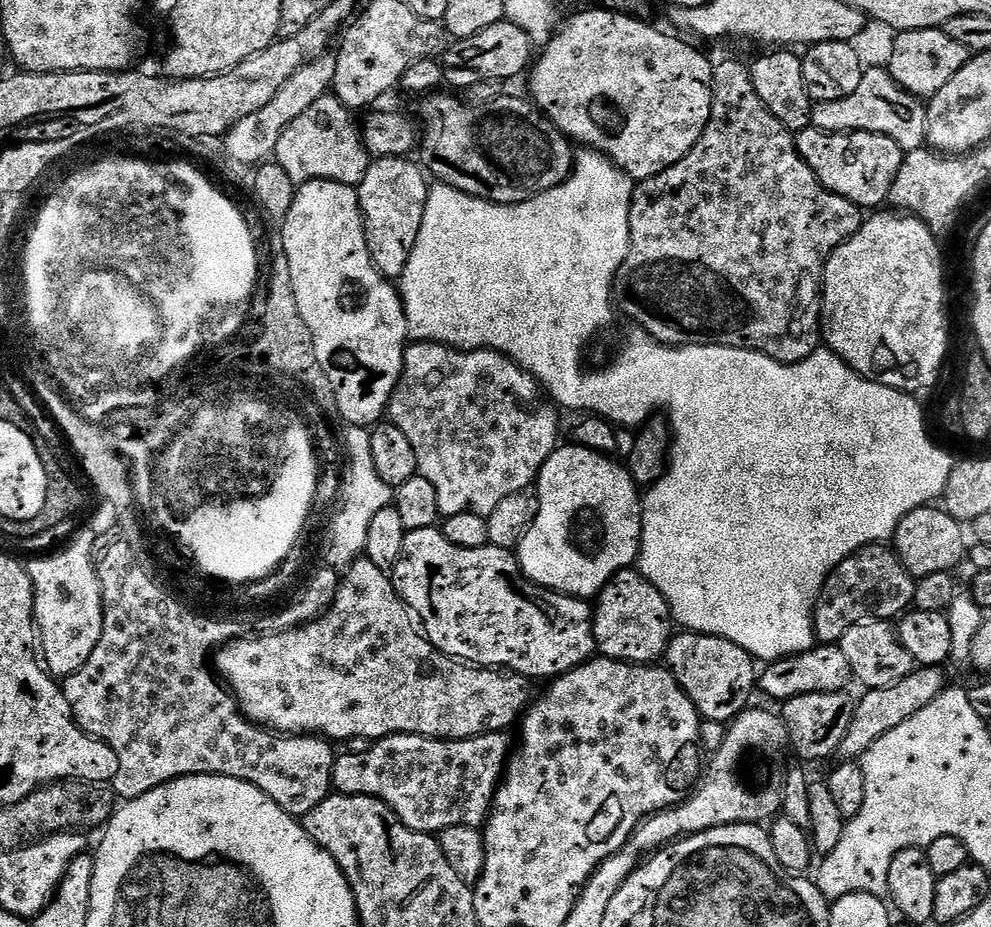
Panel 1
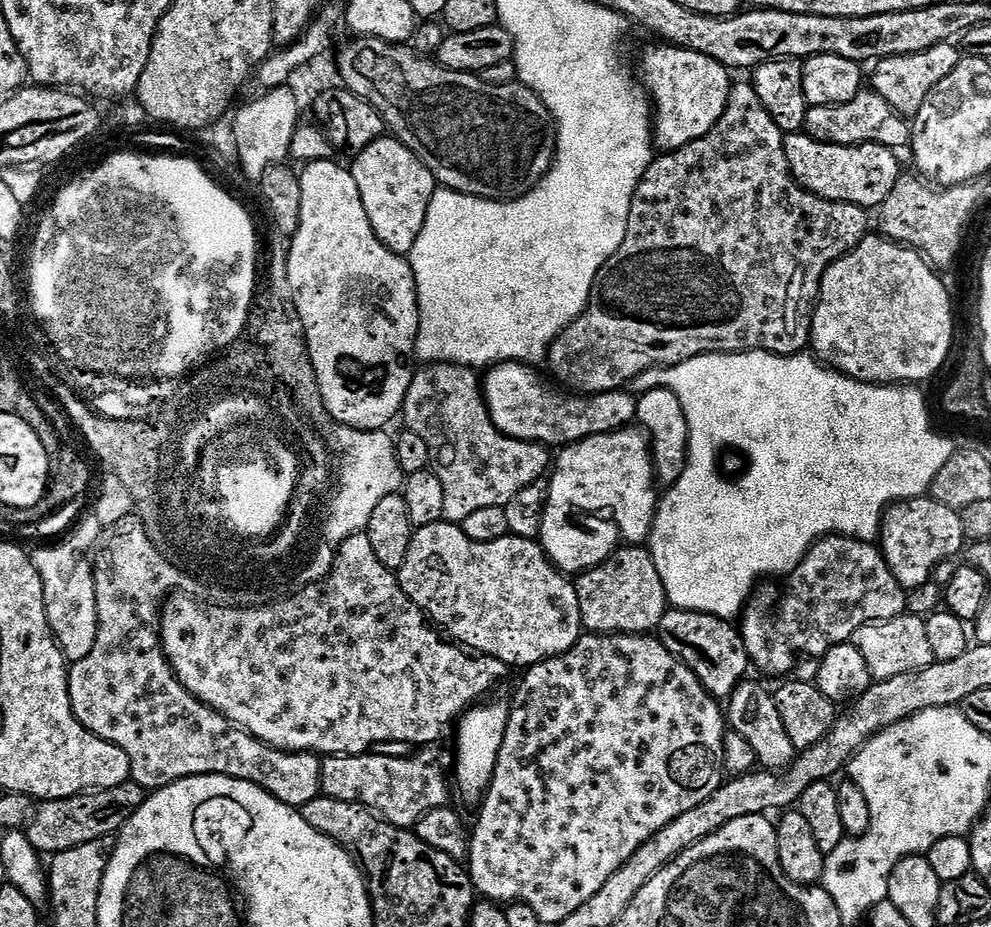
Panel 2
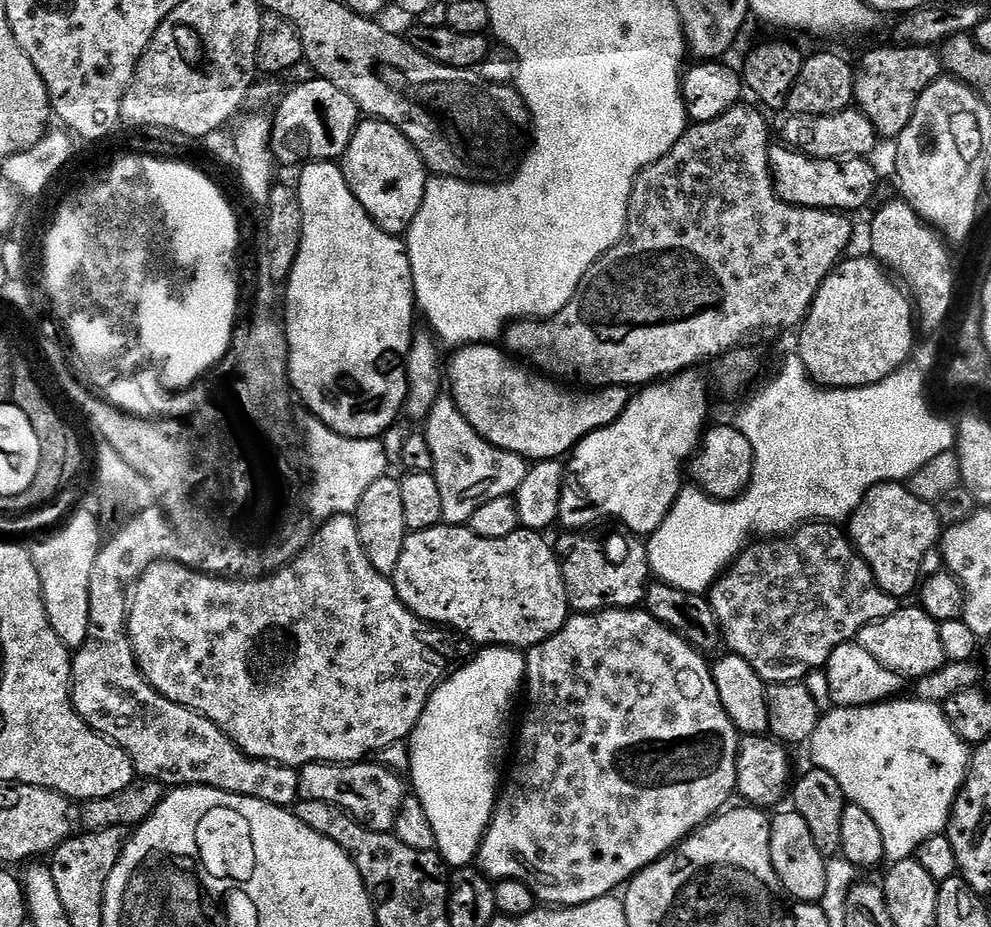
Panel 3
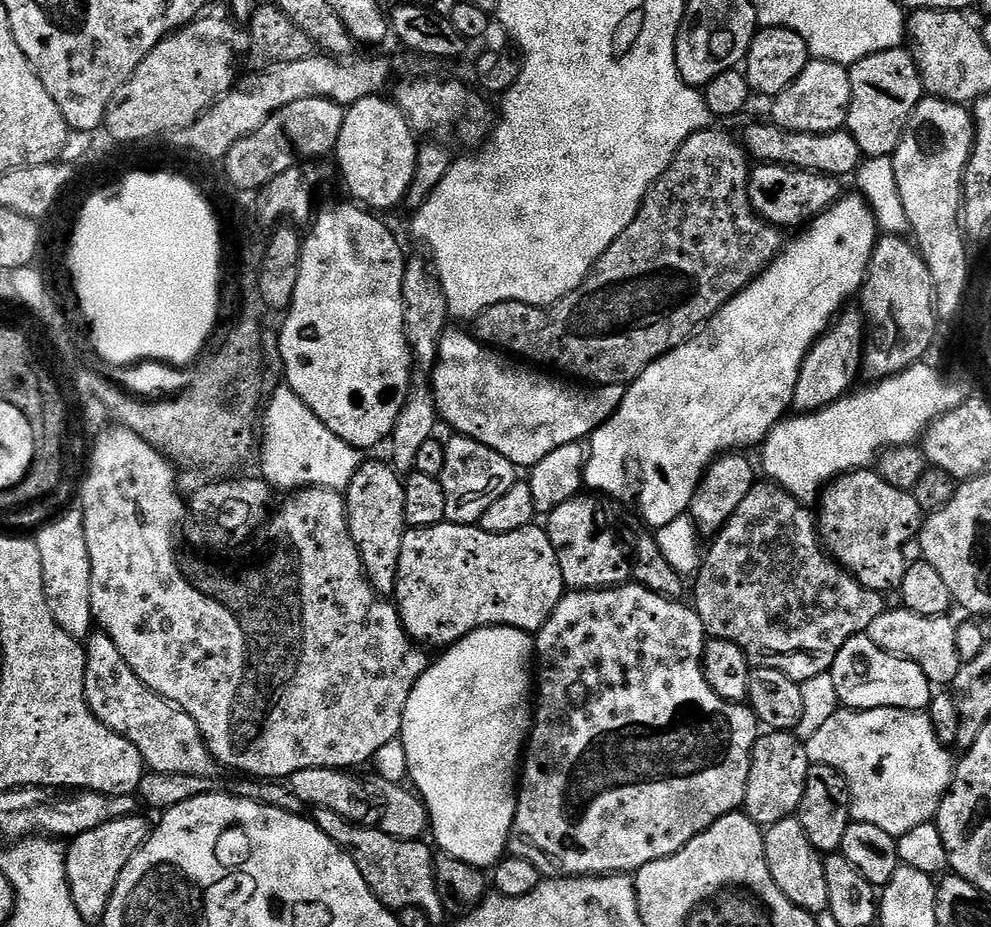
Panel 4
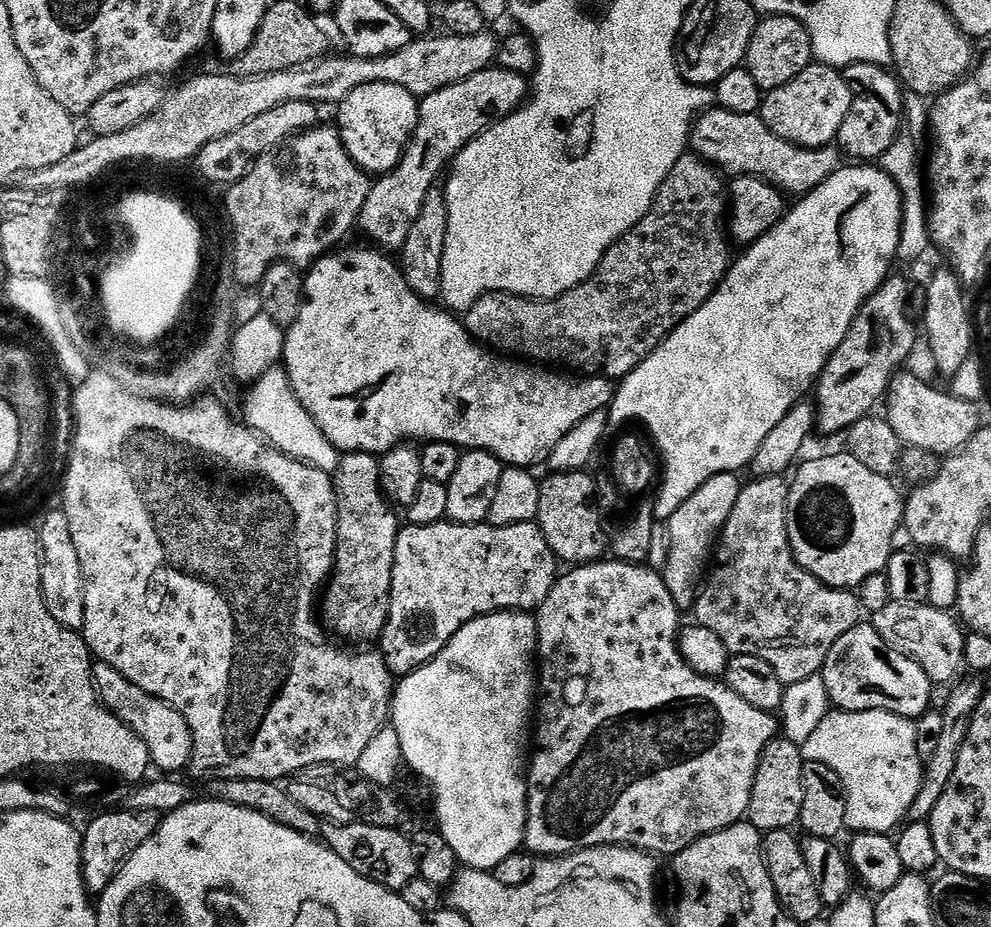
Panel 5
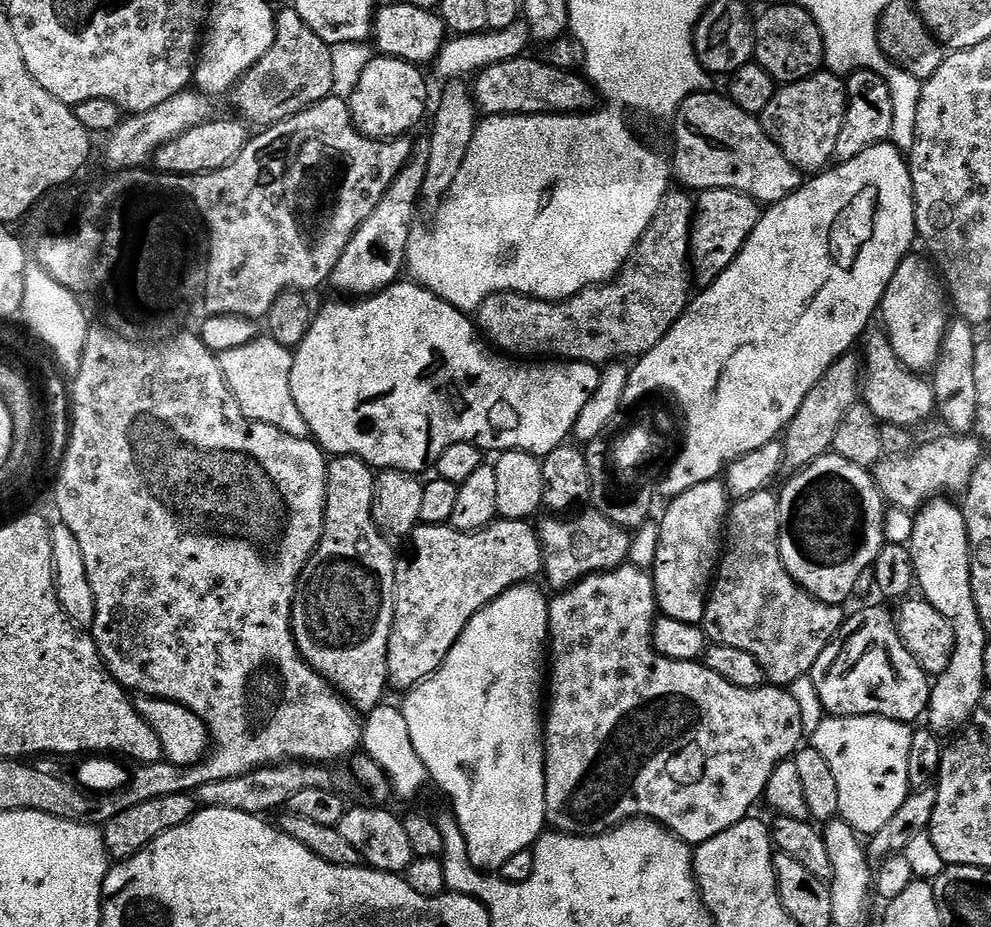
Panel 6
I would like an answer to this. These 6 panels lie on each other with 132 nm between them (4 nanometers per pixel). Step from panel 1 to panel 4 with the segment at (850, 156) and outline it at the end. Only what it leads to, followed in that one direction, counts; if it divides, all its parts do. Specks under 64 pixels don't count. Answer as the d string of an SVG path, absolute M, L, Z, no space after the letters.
M760 162L748 173L748 193L754 210L763 220L782 230L796 227L799 229L805 222L836 203L842 195L840 184L837 177L828 176L824 172L789 168L787 164Z

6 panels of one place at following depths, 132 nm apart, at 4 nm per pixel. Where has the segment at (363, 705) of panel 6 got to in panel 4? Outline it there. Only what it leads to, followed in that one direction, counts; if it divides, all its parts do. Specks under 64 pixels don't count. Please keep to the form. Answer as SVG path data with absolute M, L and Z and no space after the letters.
M365 459L346 489L348 529L360 551L364 573L373 588L388 598L395 593L398 558L402 554L404 522L404 480L391 463Z

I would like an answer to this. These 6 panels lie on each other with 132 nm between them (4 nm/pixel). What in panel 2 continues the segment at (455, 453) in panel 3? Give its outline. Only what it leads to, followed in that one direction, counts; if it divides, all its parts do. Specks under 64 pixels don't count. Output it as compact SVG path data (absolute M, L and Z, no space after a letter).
M429 364L421 369L421 372L413 371L408 381L402 409L403 427L426 442L430 470L442 484L442 506L447 523L459 524L477 510L486 510L486 506L503 508L518 490L526 490L526 486L541 479L544 471L544 475L549 471L549 449L545 445L510 438L496 429L484 402L484 389L477 369L461 364Z

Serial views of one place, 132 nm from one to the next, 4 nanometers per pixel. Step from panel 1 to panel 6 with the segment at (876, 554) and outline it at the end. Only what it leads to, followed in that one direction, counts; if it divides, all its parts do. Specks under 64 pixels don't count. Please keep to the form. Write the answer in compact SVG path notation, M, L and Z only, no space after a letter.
M775 491L755 492L735 501L729 507L726 535L722 540L722 555L708 593L704 611L704 635L711 643L734 646L746 650L762 666L765 677L773 685L789 686L796 679L811 673L818 654L826 650L846 619L845 609L839 604L827 604L814 598L786 570L780 557L780 497Z

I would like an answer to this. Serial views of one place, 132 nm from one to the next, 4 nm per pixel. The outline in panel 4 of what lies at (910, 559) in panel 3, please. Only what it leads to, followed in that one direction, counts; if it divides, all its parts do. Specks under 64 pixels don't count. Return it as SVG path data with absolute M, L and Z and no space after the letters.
M861 470L846 472L831 481L819 497L819 504L818 531L828 555L838 561L862 586L881 594L895 593L906 567L902 558L902 546L919 533L922 523L922 513L912 493L890 486L890 482L883 480L875 470Z

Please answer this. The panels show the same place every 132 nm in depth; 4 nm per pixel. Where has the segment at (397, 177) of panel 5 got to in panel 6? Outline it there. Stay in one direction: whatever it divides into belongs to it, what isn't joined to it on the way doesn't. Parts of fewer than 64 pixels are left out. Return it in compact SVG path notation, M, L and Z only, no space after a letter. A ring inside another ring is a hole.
M528 54L516 56L476 73L474 99L485 117L583 114L597 107L597 89L593 85L591 88L587 78L579 76L579 71L555 68L543 59L531 60L530 57ZM417 143L411 160L398 174L398 178L394 178L382 202L378 202L370 218L366 218L366 222L362 222L362 226L354 230L354 238L350 238L342 258L338 258L338 266L334 266L332 271L330 288L333 288L336 294L343 294L348 298L372 296L401 279L406 268L410 234L414 231L412 218L416 214L416 200L418 204L422 182L426 178L427 161L427 143Z

